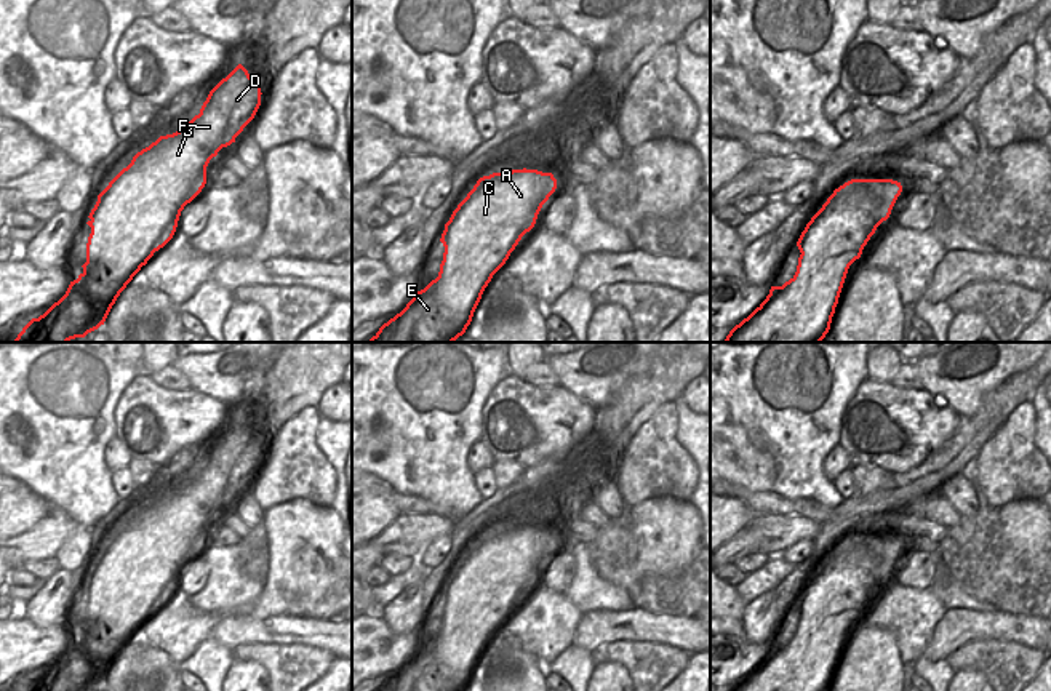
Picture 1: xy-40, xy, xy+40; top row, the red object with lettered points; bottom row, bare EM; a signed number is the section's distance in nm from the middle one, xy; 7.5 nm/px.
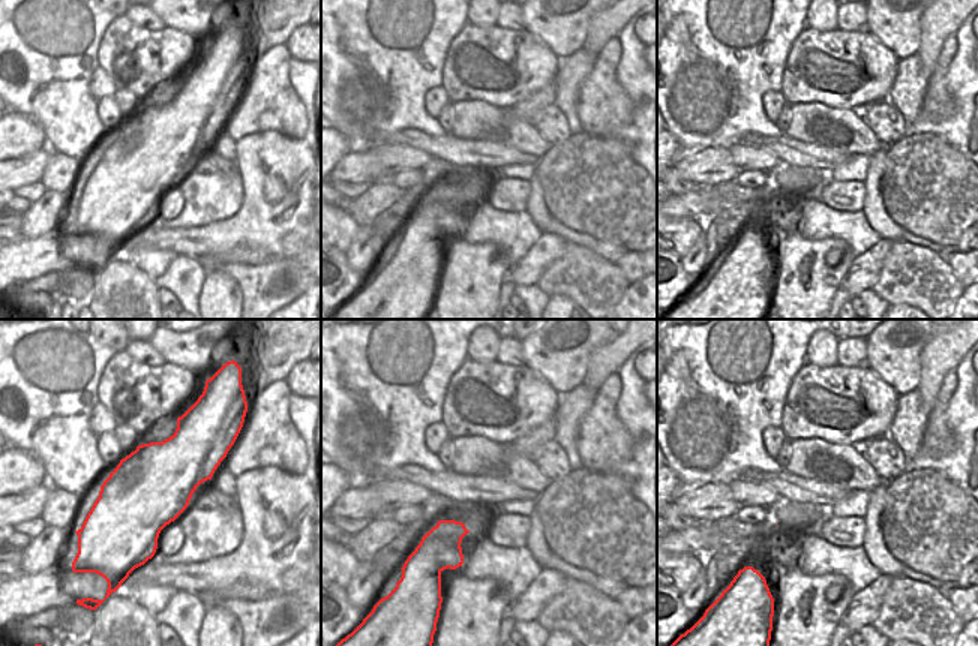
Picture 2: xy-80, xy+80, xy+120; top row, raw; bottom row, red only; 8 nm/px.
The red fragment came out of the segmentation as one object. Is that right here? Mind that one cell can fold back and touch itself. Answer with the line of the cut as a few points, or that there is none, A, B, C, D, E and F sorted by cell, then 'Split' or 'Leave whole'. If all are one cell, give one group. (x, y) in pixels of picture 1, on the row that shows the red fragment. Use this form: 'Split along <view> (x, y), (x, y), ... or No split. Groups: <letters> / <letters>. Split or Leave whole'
No split. Groups: A B C D E F. Leave whole

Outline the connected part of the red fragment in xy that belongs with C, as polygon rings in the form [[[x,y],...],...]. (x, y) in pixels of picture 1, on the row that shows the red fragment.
[[[523,168],[480,178],[445,224],[438,277],[418,291],[368,342],[454,342],[462,336],[493,275],[534,227],[542,205],[555,189],[553,174],[537,170]]]

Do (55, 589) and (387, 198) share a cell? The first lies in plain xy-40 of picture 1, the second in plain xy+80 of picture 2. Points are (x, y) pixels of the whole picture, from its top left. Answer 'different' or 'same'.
different

